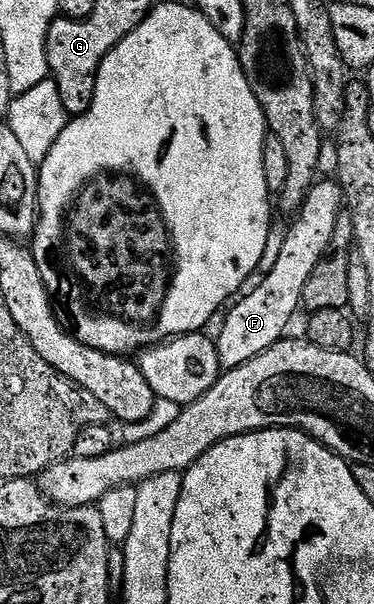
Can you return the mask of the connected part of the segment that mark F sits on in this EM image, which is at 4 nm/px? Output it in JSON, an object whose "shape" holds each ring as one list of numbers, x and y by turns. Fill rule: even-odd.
{"shape":[[318,180,306,195,296,221,287,228,282,250,272,273,263,276,260,283,244,299,239,298,230,308,219,335,216,335,218,359,230,370,255,359,272,344,283,338,296,311,301,308,304,286,326,254,329,254,336,221,344,209,345,195,337,180]]}

